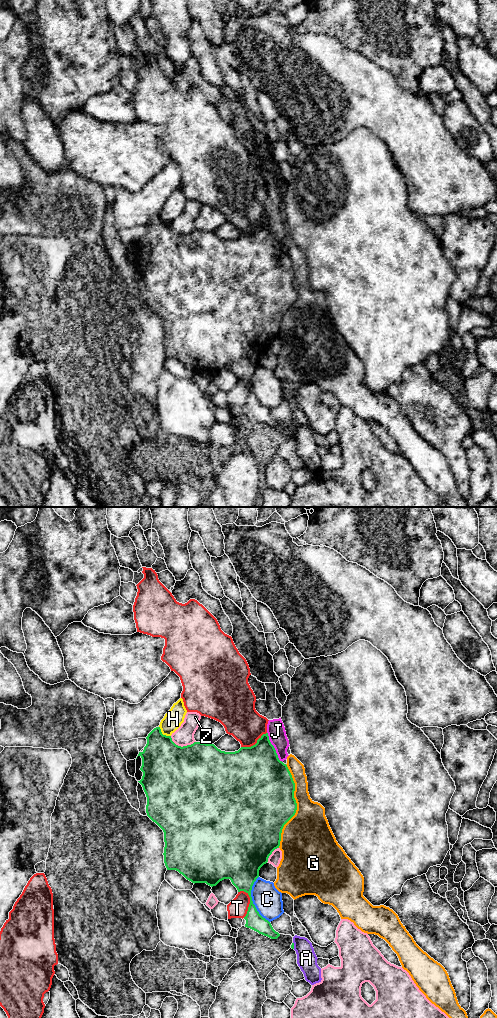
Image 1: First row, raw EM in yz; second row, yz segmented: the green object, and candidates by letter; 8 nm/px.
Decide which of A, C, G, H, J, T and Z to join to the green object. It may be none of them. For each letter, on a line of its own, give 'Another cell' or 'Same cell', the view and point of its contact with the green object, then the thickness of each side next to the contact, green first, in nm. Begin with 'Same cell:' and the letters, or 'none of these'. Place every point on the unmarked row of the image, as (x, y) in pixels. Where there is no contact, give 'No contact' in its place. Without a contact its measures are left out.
Same cell: none of these
A: Another cell. Touches green at yz (293, 433). Thickness 30 nm (green) against 160 nm
C: Another cell. Touches green at yz (251, 388). Thickness 260 nm (green) against 220 nm
G: Another cell. Touches green at yz (296, 294). Thickness 460 nm (green) against 380 nm
H: Another cell. Touches green at yz (162, 222). Thickness 380 nm (green) against 150 nm
J: Another cell. Touches green at yz (273, 235). Thickness 440 nm (green) against 140 nm
T: Another cell. Touches green at yz (250, 390). Thickness 240 nm (green) against 160 nm
Z: Another cell. Touches green at yz (183, 234). Thickness 500 nm (green) against 160 nm

